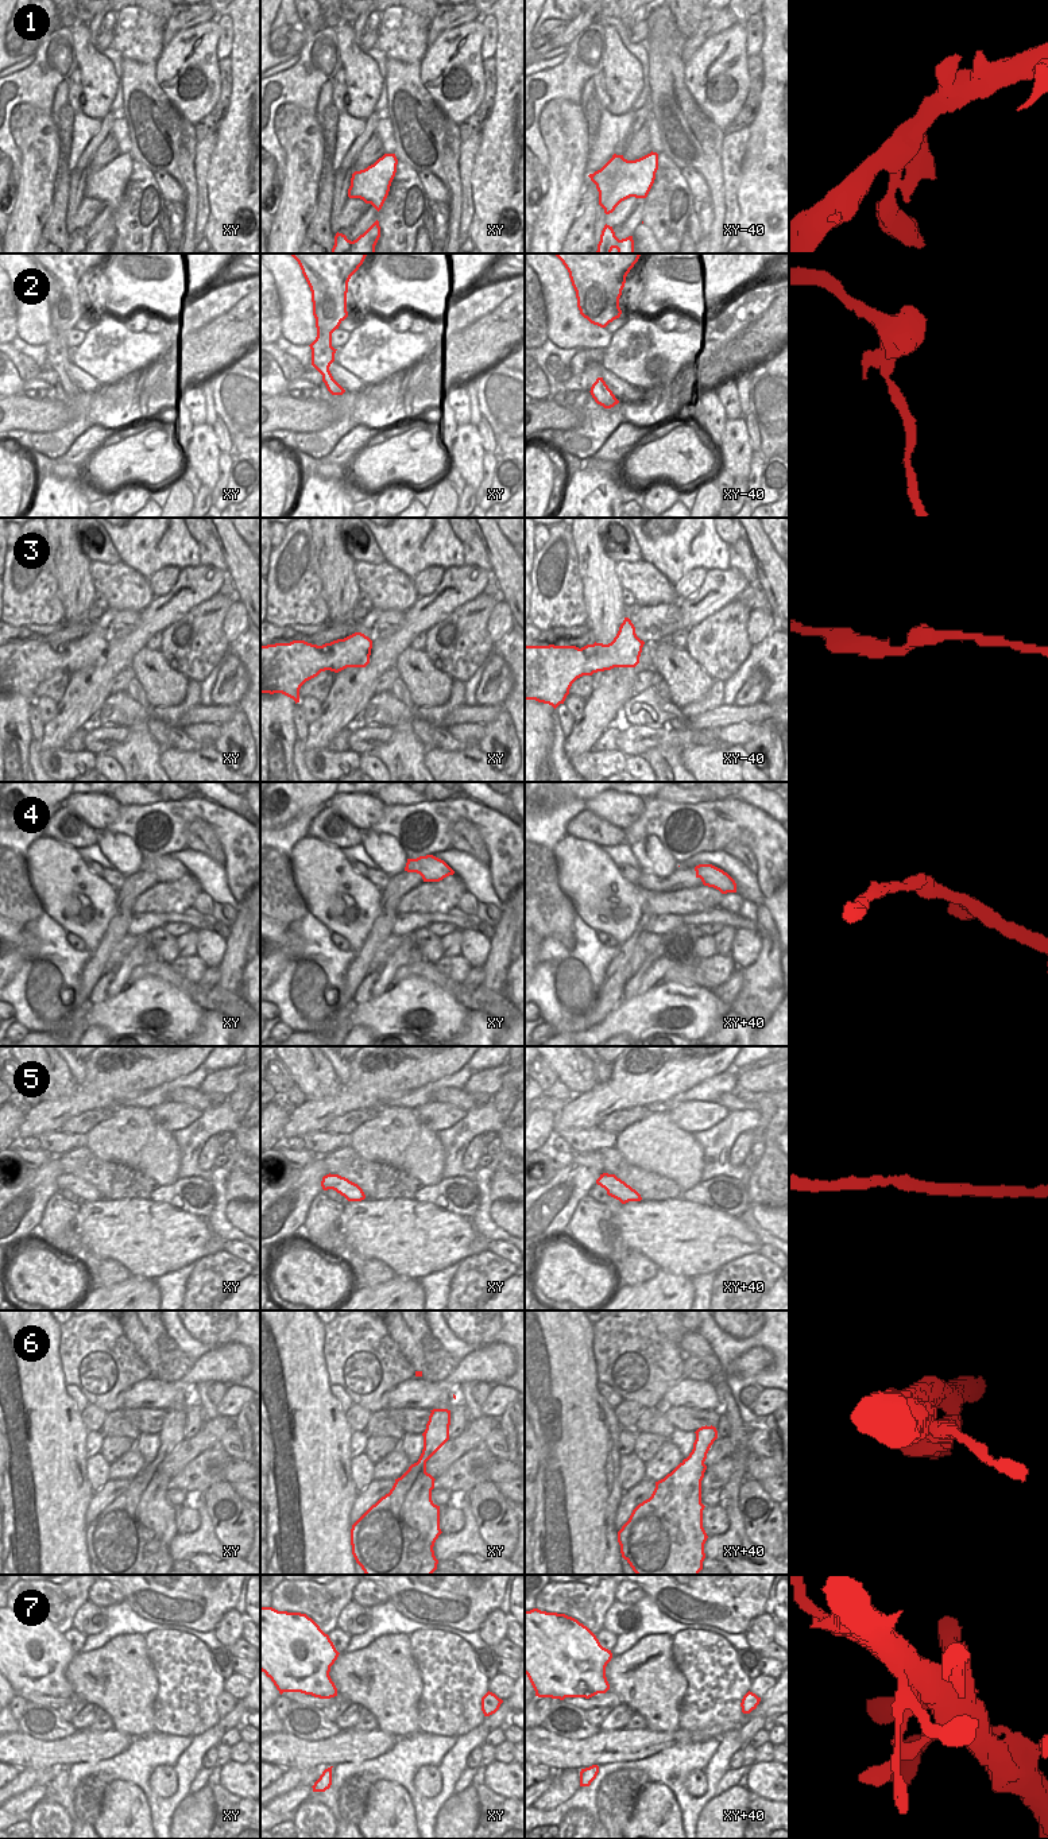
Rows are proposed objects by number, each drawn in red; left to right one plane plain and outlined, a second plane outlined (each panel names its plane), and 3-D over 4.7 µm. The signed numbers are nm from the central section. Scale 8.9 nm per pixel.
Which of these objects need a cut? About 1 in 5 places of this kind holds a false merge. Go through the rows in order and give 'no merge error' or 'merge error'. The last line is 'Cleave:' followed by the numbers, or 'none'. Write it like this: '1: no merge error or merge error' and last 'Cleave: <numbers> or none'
1: no merge error
2: no merge error
3: no merge error
4: no merge error
5: no merge error
6: merge error
7: no merge error
Cleave: 6

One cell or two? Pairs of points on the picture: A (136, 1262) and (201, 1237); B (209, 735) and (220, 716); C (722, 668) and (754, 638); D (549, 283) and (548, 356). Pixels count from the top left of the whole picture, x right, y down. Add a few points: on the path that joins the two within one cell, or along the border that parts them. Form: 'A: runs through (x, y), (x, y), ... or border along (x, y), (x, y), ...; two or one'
A: runs through (153, 1246), (158, 1241), (185, 1241); one
B: border along (220, 724), (188, 724), (185, 727); two
C: border along (750, 610), (747, 639), (751, 646); two
D: border along (548, 339), (561, 348), (577, 349); two

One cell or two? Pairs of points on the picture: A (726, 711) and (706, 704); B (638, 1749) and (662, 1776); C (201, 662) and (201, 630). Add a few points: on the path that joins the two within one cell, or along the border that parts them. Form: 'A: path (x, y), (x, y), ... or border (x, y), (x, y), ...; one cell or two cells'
A: border (722, 704), (688, 719); two cells
B: border (676, 1745), (650, 1756), (615, 1762); two cells
C: path (201, 654), (201, 638); one cell

